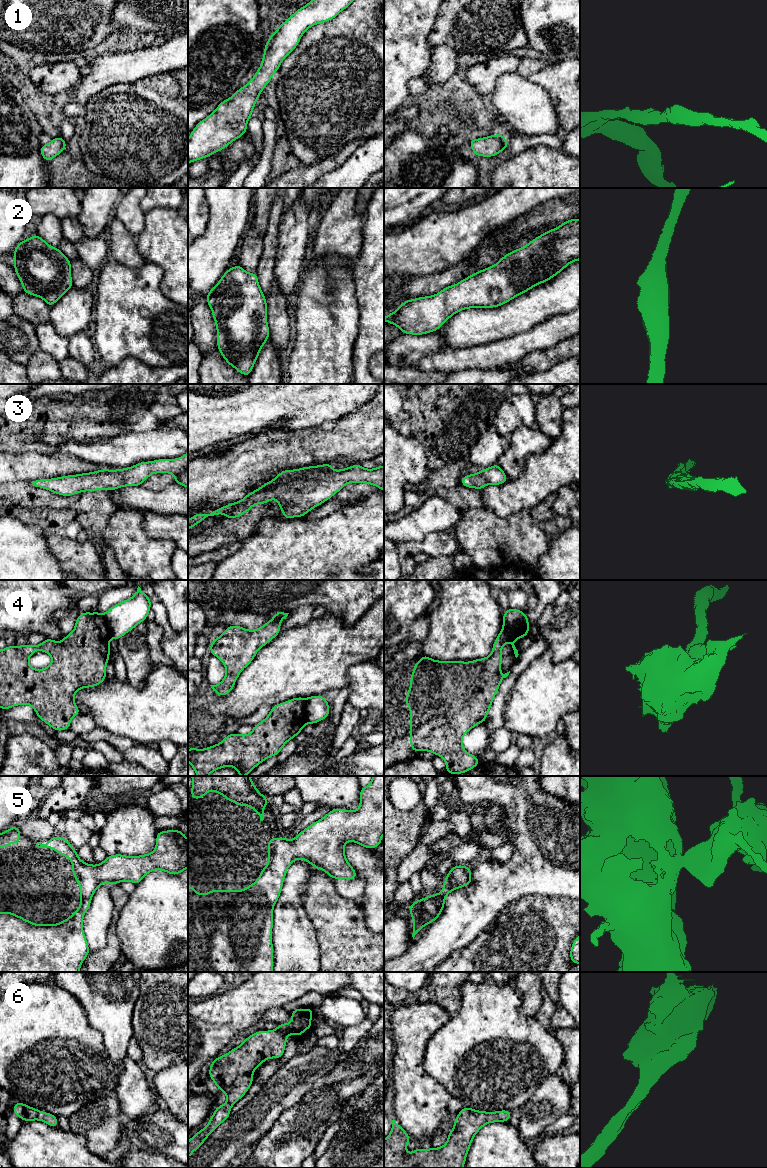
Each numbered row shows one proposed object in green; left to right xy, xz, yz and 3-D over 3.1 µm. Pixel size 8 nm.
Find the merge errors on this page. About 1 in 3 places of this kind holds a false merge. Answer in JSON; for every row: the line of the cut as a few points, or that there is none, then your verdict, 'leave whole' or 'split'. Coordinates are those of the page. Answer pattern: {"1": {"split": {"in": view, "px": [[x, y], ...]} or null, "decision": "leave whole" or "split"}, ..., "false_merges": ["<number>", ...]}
{"1": {"split": null, "decision": "leave whole"}, "2": {"split": null, "decision": "leave whole"}, "3": {"split": null, "decision": "leave whole"}, "4": {"split": {"in": "yz", "px": [[528, 622], [515, 628], [503, 627]]}, "decision": "split"}, "5": {"split": null, "decision": "leave whole"}, "6": {"split": null, "decision": "leave whole"}, "false_merges": ["4"]}

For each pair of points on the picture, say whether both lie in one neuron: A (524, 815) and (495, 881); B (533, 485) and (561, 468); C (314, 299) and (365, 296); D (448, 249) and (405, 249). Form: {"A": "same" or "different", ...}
{"A": "same", "B": "same", "C": "different", "D": "same"}

